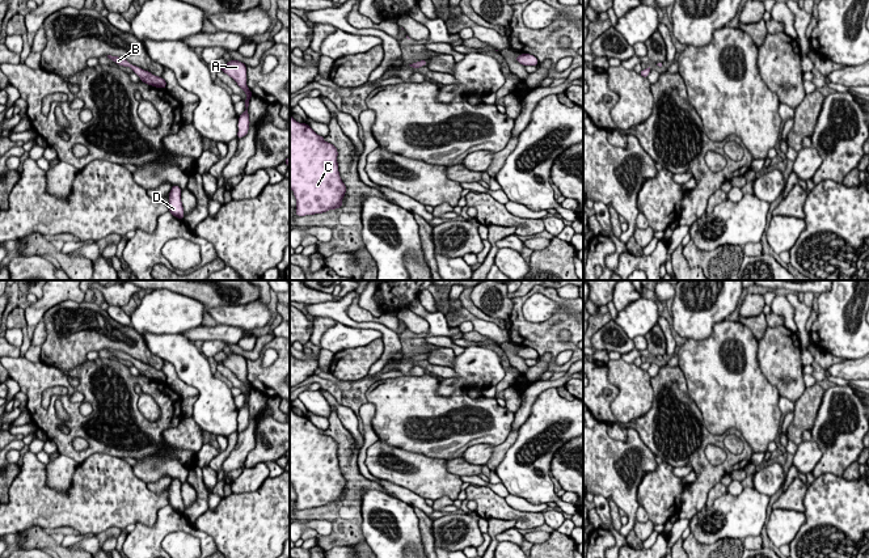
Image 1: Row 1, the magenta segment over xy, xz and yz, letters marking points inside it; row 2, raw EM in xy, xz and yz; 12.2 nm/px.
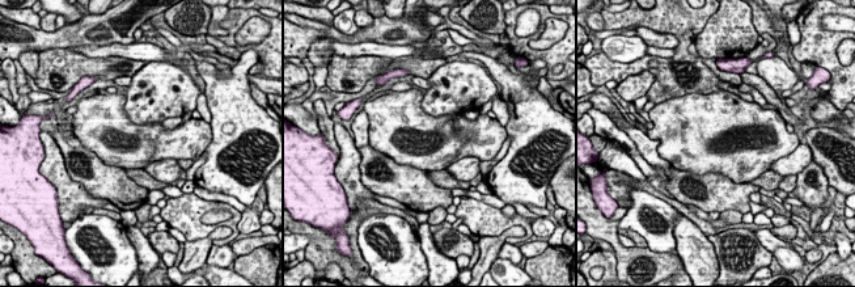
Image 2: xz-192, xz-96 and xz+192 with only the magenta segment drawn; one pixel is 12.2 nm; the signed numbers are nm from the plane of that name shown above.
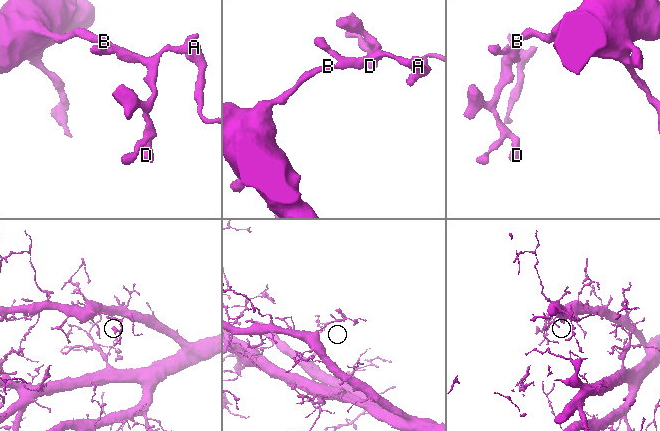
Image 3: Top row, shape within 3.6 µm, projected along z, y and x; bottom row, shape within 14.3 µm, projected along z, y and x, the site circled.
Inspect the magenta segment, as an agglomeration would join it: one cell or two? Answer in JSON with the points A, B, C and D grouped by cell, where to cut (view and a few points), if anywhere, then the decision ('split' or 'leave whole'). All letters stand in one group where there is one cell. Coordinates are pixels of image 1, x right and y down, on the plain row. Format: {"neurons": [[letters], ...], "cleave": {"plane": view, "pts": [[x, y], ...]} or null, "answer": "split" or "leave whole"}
{"neurons": [["A", "B", "C", "D"]], "cleave": null, "answer": "leave whole"}

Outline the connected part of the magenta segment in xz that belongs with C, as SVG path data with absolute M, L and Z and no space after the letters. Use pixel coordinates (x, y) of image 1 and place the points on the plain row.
M290 407L290 482L296 491L296 510L322 507L342 499L346 478L338 465L337 441L325 435L307 417L296 415Z

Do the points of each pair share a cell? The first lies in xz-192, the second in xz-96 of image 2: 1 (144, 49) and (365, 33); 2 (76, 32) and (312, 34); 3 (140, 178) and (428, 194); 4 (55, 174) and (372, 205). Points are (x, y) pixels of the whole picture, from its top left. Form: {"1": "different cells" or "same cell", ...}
{"1": "different cells", "2": "same cell", "3": "different cells", "4": "different cells"}

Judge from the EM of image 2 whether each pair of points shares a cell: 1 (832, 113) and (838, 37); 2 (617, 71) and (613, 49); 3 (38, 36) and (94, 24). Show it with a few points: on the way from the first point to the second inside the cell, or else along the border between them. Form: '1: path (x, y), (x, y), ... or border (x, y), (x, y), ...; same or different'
1: border (829, 101), (841, 112); different
2: border (602, 51), (610, 59), (623, 63), (646, 55); different
3: path (53, 37), (67, 37), (80, 33); same

